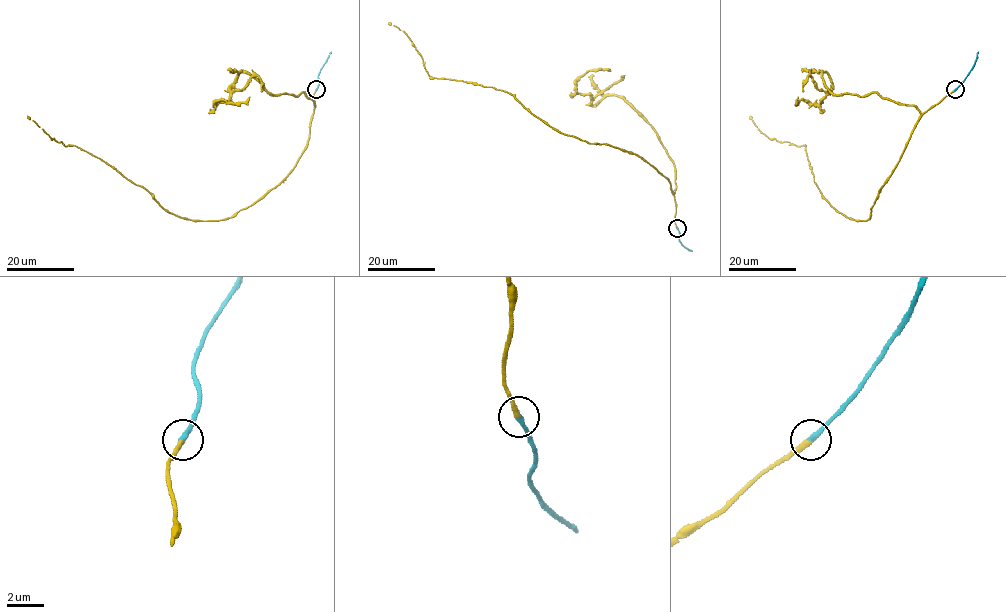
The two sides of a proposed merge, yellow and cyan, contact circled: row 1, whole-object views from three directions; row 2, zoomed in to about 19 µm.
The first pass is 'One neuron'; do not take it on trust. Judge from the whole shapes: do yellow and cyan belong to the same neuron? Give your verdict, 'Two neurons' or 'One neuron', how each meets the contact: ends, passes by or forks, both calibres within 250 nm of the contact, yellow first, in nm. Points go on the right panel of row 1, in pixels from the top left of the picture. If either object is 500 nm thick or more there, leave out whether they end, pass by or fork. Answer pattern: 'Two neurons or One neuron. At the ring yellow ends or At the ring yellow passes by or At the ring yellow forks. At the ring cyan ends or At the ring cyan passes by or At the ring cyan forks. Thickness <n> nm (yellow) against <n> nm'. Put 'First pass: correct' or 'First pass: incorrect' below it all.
One neuron. At the ring yellow ends. At the ring cyan ends. Thickness 280 nm (yellow) against 320 nm
First pass: correct

